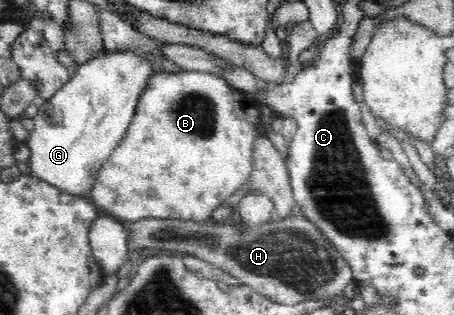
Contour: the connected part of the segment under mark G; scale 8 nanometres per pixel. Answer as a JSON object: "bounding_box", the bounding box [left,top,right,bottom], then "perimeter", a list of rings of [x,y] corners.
{"bounding_box":[26,50,161,195],"perimeter":[[[104,50],[79,65],[68,83],[38,107],[33,117],[34,129],[26,143],[32,152],[28,161],[31,175],[71,195],[92,191],[100,167],[134,121],[140,95],[150,84],[152,73],[161,70],[148,54],[134,50]]]}

